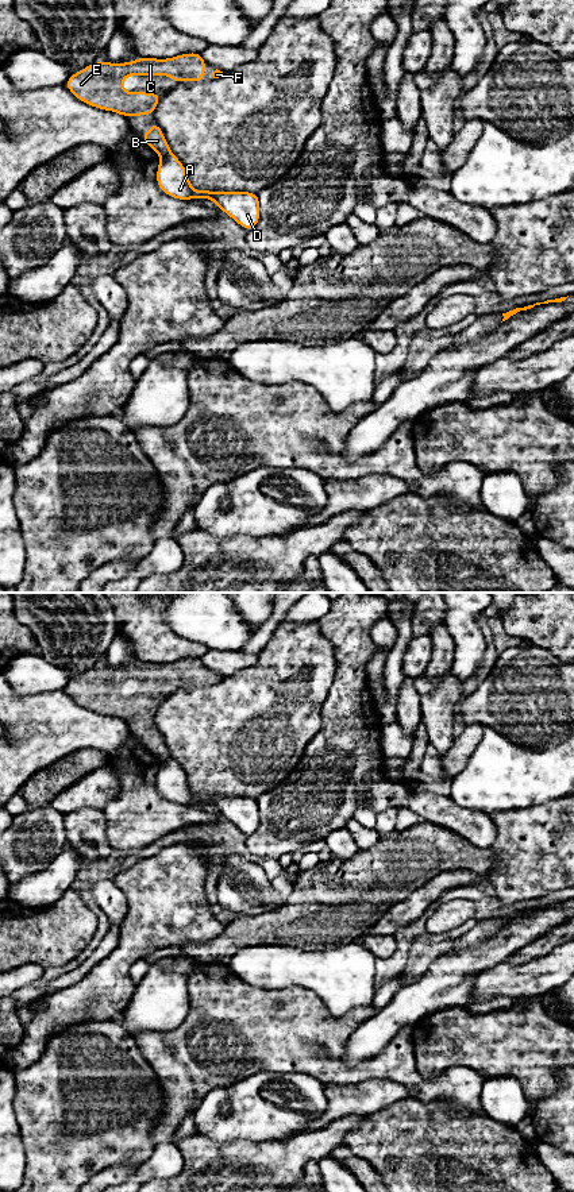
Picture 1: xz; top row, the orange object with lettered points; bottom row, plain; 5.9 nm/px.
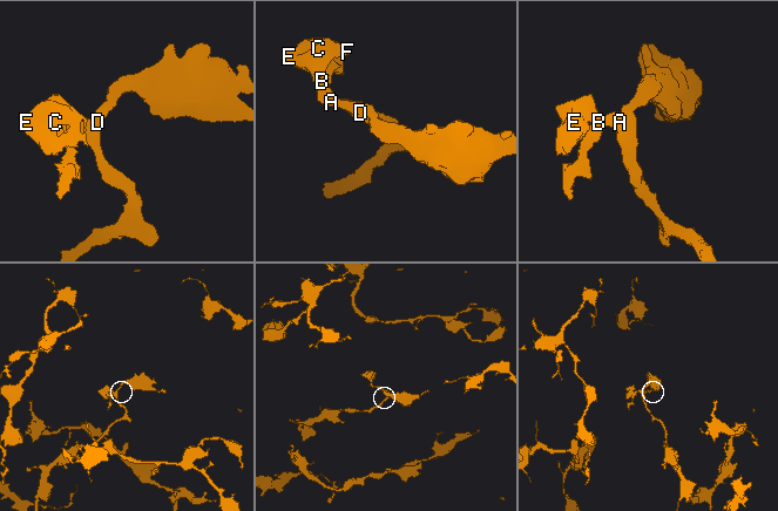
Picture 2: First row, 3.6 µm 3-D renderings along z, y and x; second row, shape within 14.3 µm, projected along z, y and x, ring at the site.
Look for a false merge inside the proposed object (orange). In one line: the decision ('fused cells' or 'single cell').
fused cells

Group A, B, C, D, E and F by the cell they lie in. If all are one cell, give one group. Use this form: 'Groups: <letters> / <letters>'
Groups: A D / B C E F

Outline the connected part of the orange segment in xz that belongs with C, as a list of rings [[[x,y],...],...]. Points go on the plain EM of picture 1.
[[[200,657],[181,659],[169,664],[140,663],[134,667],[95,667],[70,679],[65,691],[81,706],[95,713],[113,715],[126,722],[151,720],[161,698],[126,698],[126,680],[170,680],[178,690],[182,683],[201,687],[207,671]]]

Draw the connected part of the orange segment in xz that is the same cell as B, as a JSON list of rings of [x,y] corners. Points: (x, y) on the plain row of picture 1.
[[[153,726],[151,734],[140,738],[140,742],[159,760],[165,761],[170,759],[170,752],[157,726]]]

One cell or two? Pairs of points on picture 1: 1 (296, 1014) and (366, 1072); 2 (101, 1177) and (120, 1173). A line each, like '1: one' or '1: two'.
1: one
2: one

